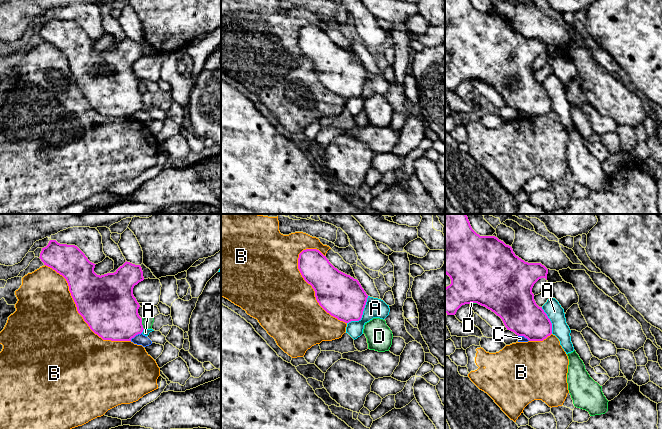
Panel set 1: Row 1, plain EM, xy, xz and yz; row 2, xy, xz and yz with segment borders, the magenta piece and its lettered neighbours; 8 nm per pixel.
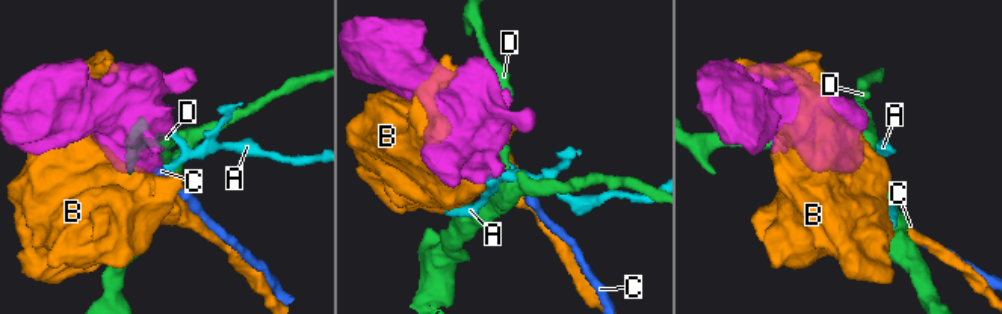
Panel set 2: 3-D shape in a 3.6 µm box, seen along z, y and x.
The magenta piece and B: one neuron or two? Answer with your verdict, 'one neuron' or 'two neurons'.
two neurons

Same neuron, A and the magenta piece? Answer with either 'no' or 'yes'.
no

